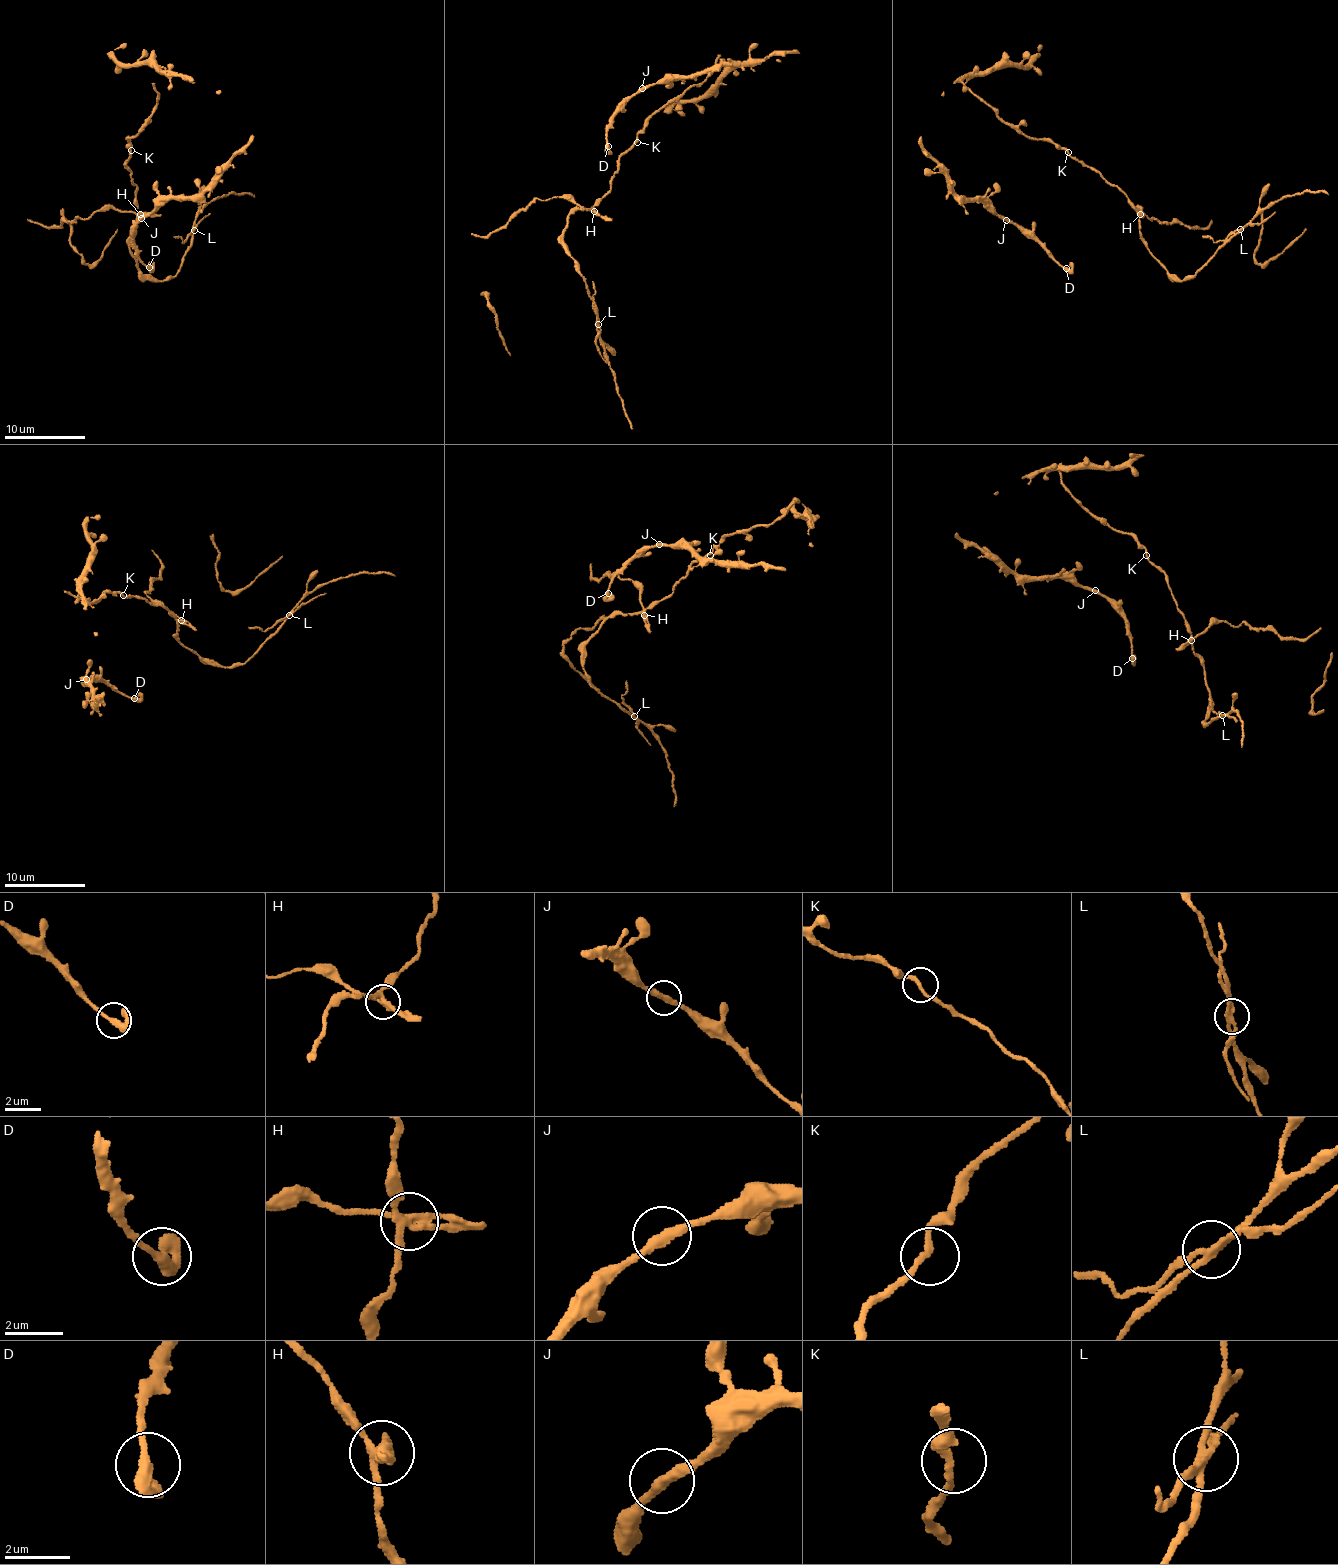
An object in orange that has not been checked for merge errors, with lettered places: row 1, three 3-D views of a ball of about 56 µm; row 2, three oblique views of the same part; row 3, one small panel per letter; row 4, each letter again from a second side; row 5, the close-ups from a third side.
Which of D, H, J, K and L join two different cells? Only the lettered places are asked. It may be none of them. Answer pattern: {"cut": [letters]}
{"cut": ["H", "L"]}

